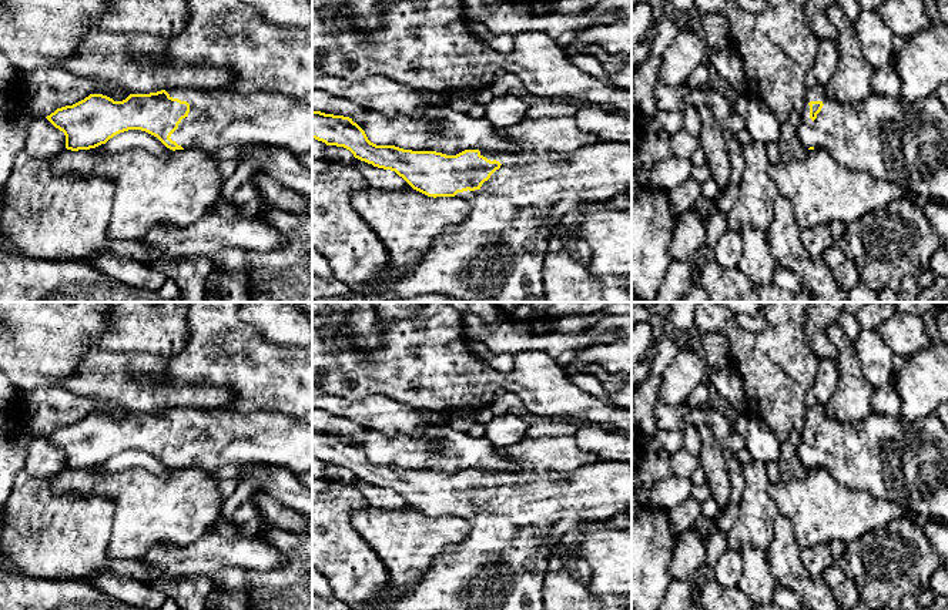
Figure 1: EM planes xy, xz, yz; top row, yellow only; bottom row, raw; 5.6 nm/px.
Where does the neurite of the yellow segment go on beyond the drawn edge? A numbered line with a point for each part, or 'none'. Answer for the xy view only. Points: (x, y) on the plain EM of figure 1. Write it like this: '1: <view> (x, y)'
1: xy (217, 436)

